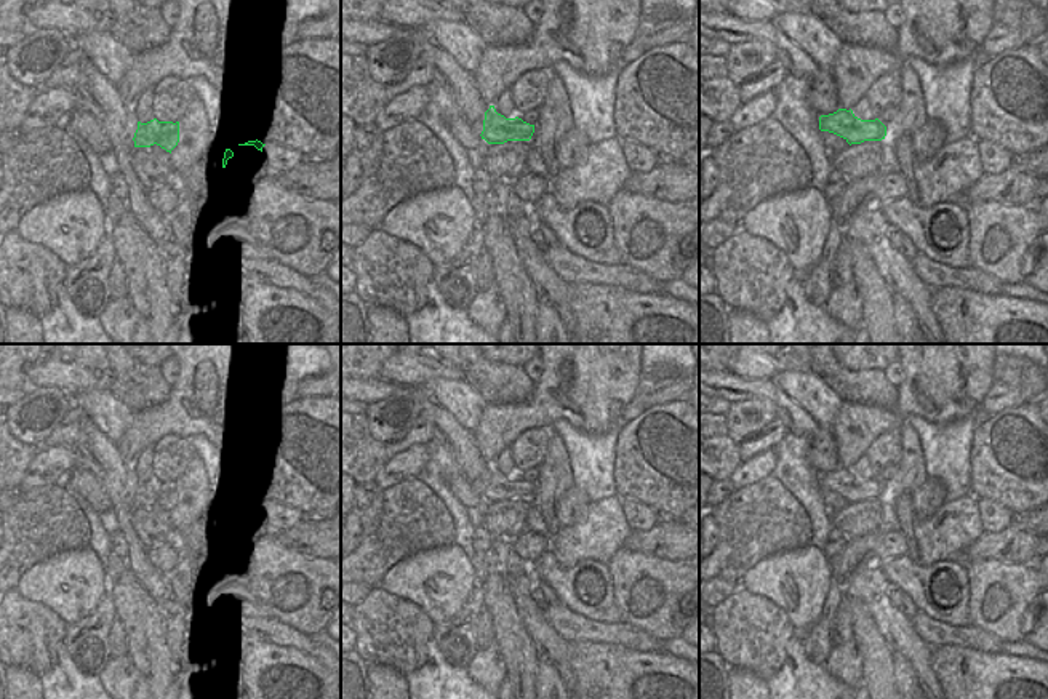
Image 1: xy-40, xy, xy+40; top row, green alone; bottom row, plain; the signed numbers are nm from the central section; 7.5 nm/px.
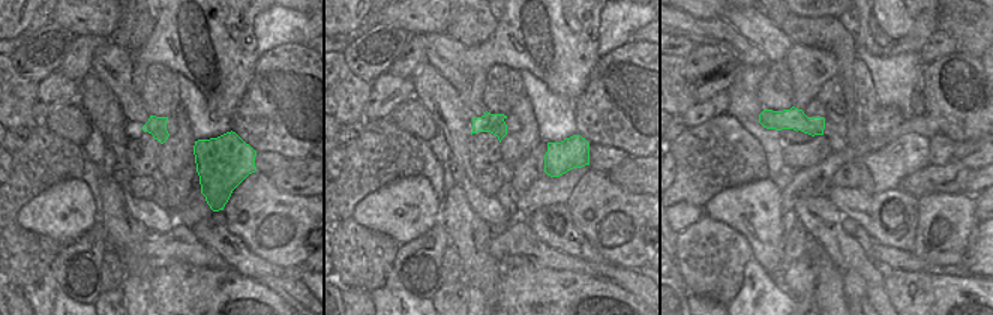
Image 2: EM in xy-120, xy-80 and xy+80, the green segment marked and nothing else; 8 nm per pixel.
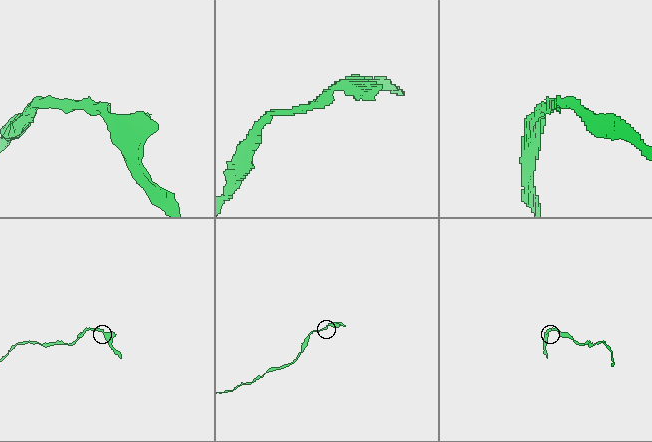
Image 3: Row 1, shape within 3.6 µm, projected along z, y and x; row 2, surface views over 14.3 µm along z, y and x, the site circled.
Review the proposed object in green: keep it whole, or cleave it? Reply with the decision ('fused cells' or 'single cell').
fused cells

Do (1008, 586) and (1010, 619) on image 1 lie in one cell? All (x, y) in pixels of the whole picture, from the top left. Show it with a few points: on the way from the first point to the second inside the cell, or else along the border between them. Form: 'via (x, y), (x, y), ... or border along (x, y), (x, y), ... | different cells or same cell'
via (1008, 594), (1010, 611) | same cell

